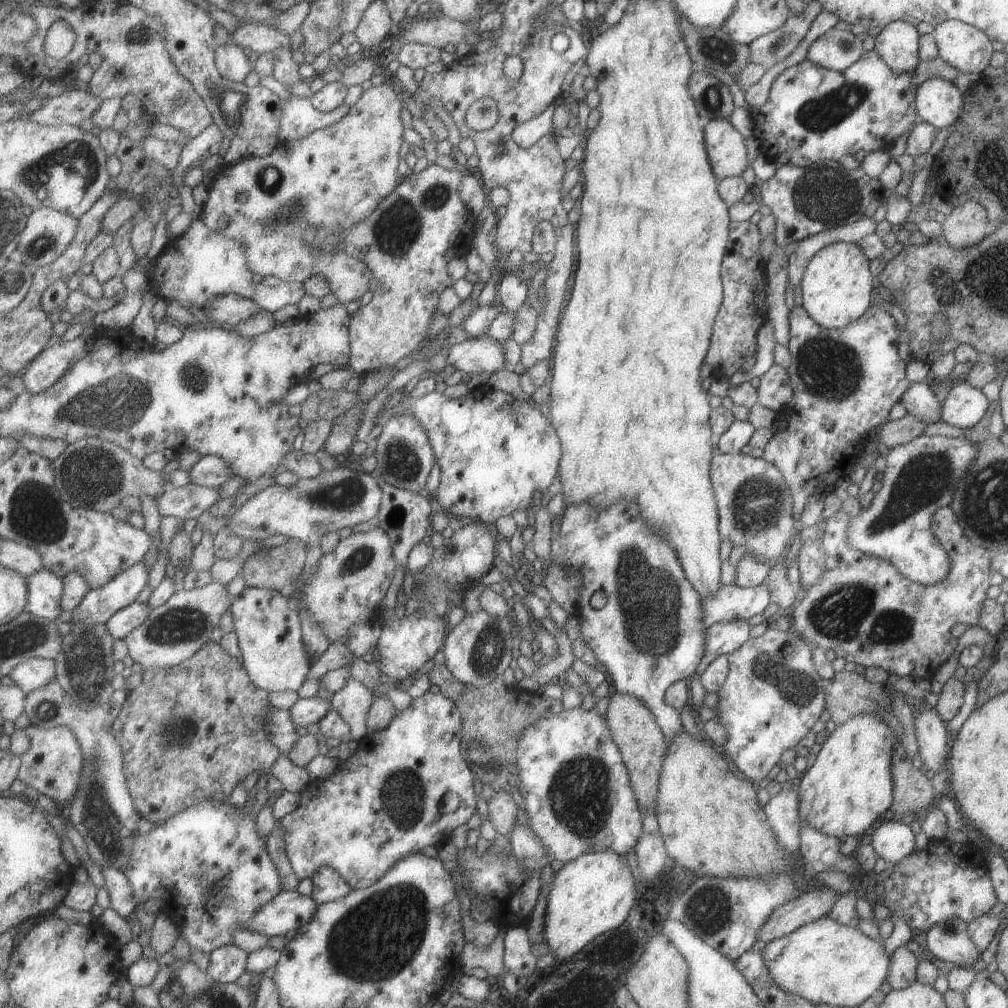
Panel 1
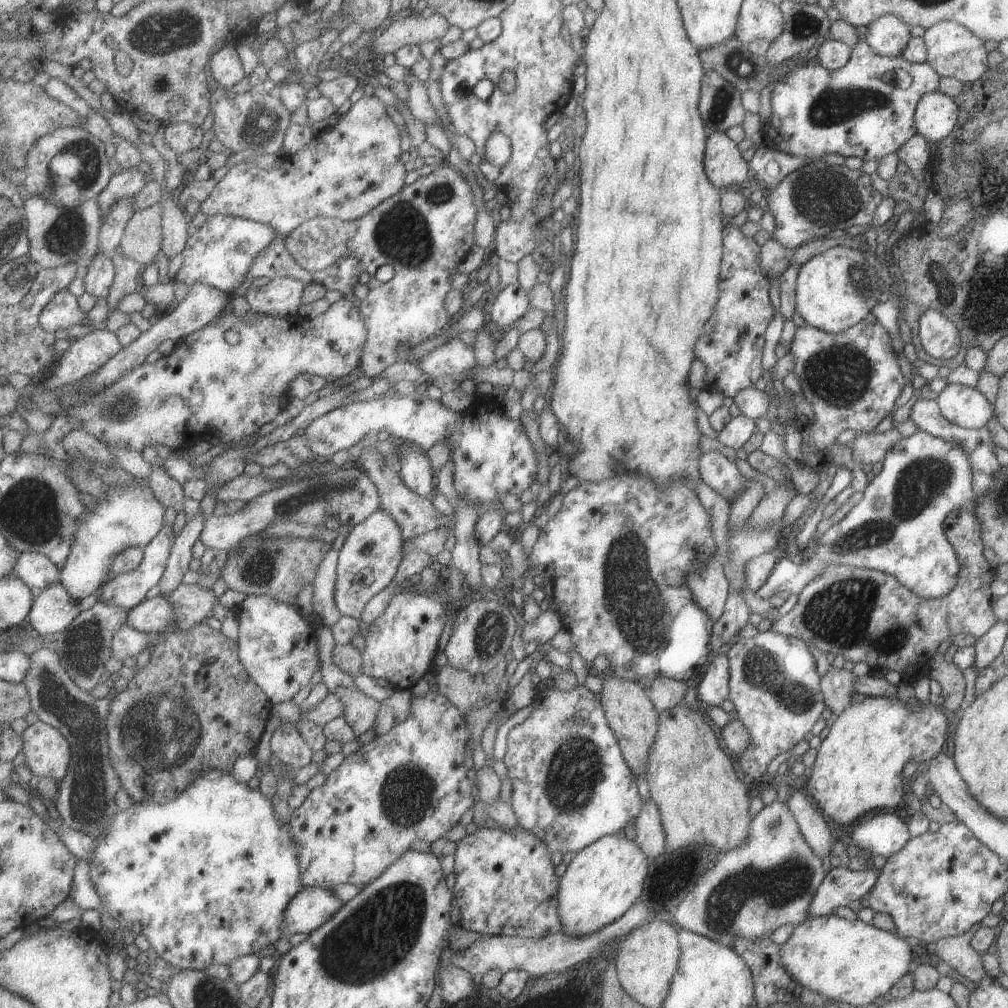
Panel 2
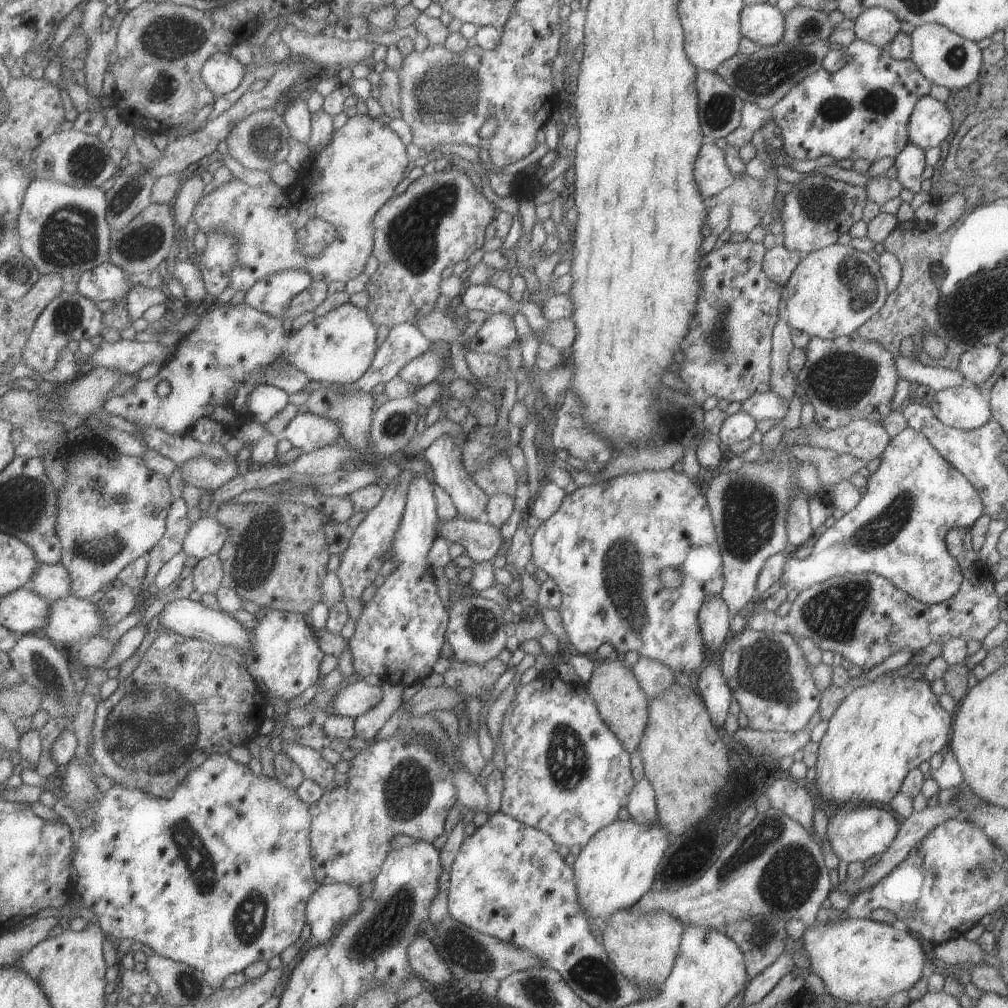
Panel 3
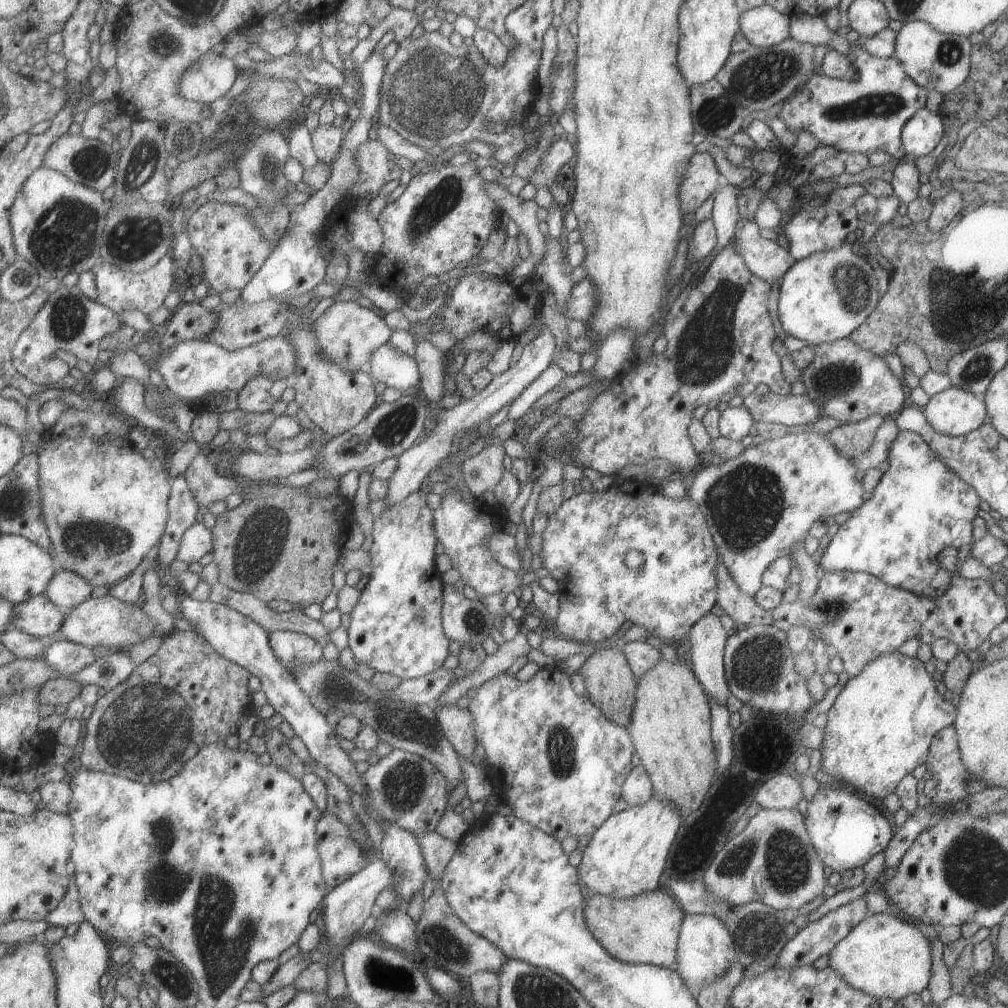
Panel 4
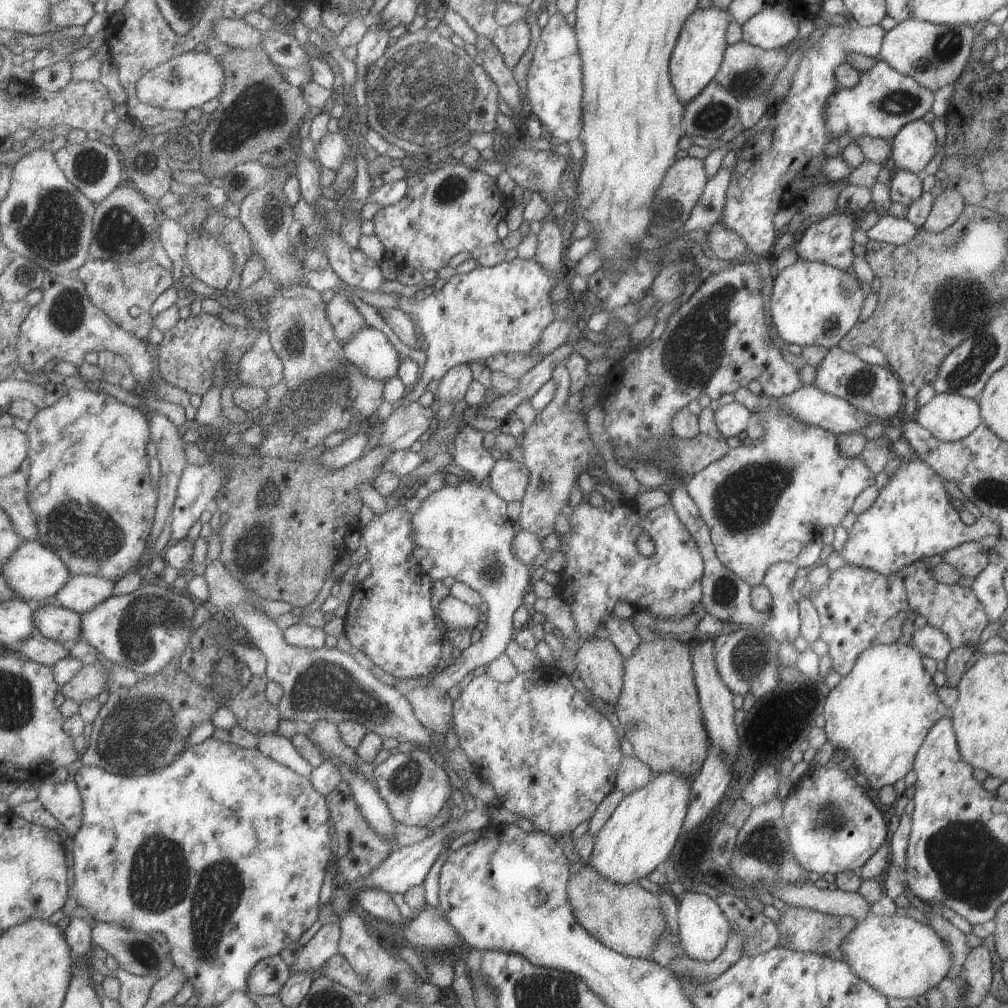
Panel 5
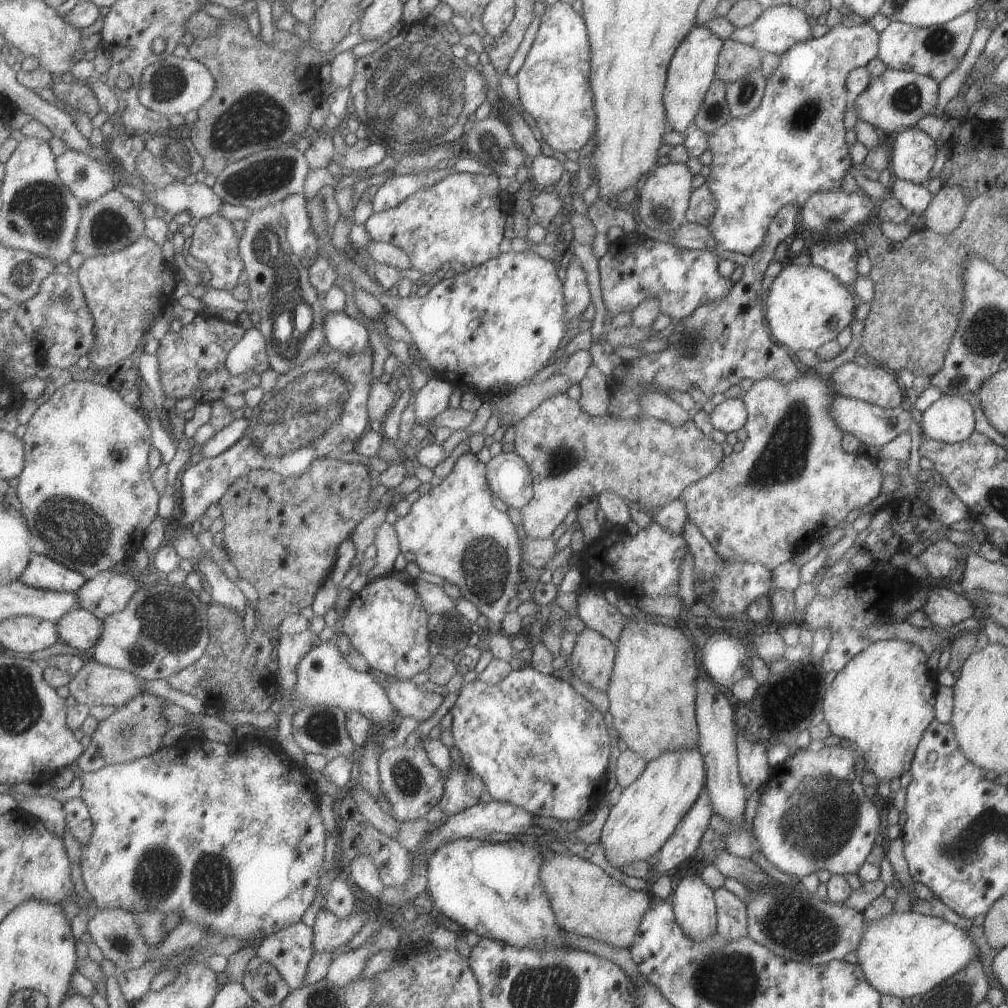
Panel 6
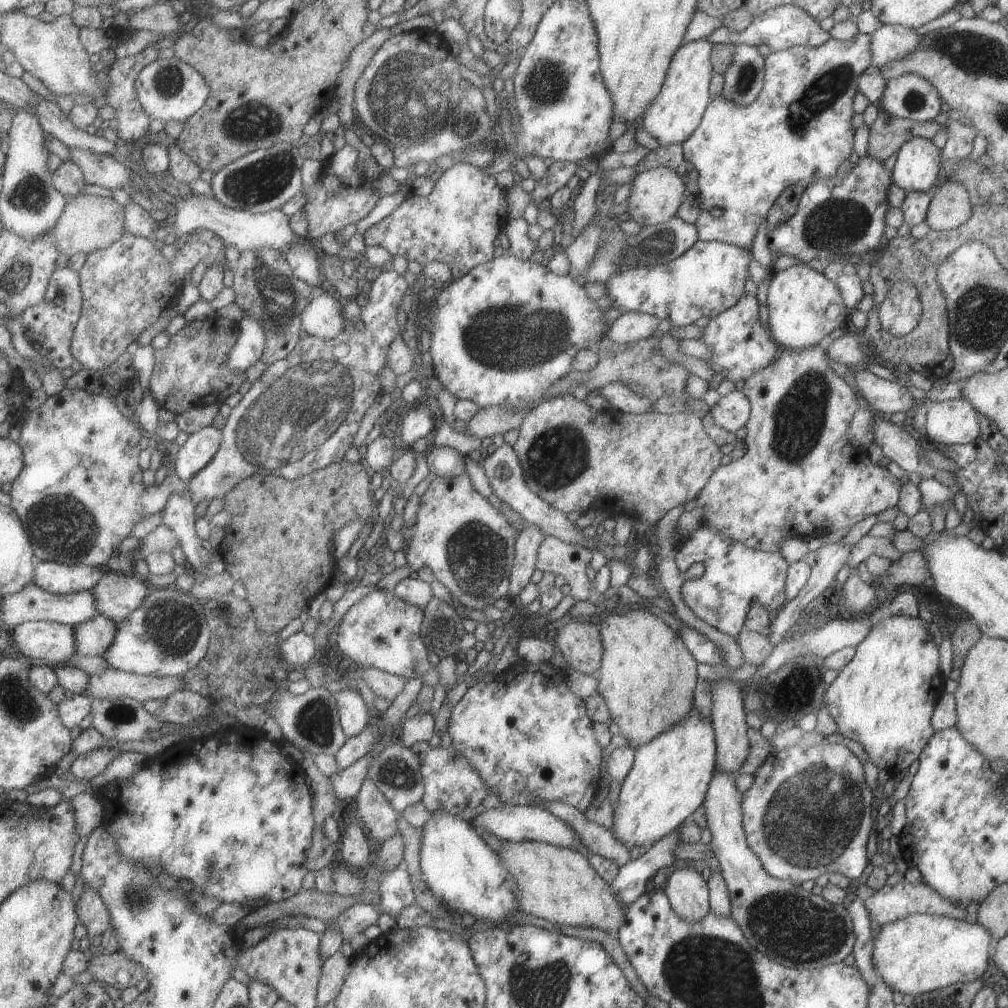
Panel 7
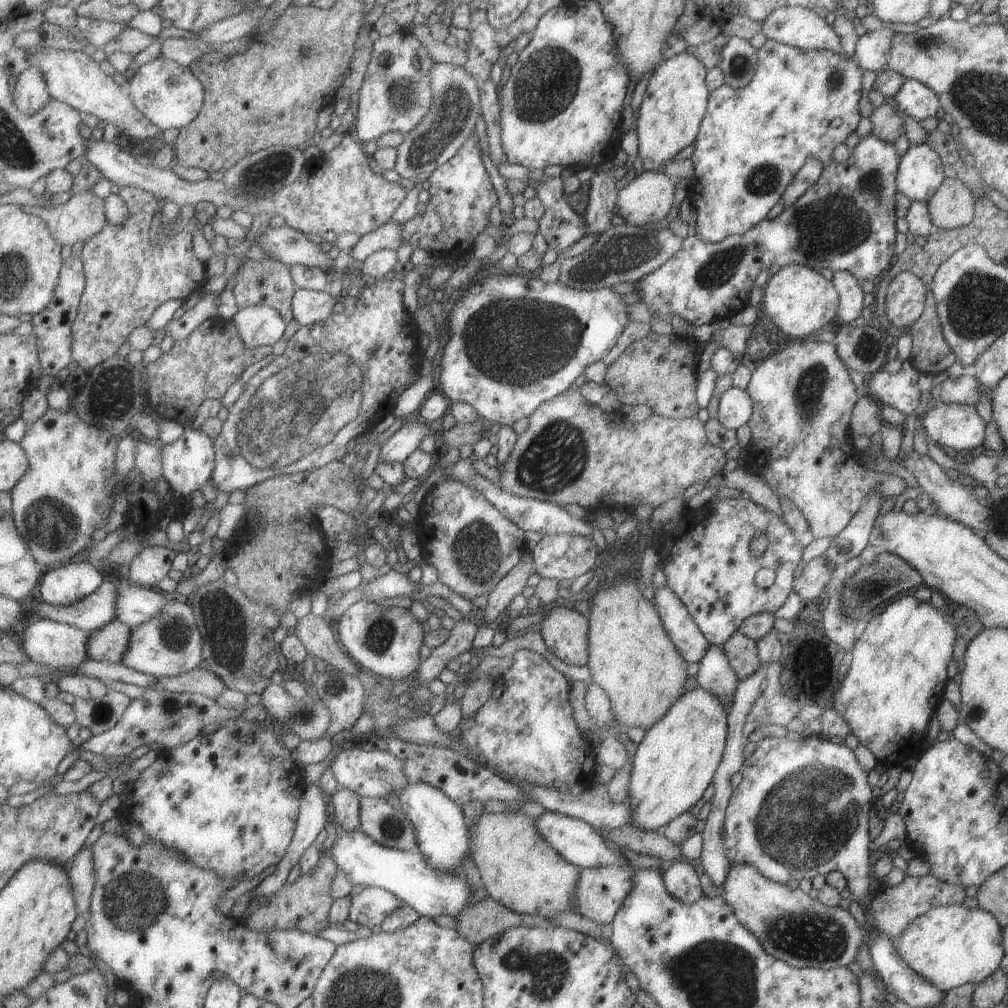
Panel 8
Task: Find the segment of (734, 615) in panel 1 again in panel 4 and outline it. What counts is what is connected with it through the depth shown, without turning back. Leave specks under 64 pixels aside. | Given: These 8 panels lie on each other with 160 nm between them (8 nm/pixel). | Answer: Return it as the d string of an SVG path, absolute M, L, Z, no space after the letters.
M900 431L889 448L887 460L887 471L872 489L871 498L849 514L849 518L839 526L832 538L824 540L816 556L816 565L825 572L862 571L875 576L884 584L913 592L915 596L937 598L941 592L945 592L945 588L949 588L949 580L953 576L939 566L937 556L943 548L959 549L971 542L971 522L977 517L977 510L983 507L982 501L965 482L961 482L939 462L915 432Z

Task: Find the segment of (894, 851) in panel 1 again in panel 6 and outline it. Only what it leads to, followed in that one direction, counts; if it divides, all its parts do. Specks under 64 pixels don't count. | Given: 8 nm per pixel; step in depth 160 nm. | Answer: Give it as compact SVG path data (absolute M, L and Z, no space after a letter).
M824 746L818 752L798 749L780 765L771 767L765 780L765 792L760 792L751 832L757 840L759 853L781 873L801 879L819 870L837 873L857 873L869 855L880 833L879 814L873 802L865 796L863 785L855 776L855 754L846 748Z

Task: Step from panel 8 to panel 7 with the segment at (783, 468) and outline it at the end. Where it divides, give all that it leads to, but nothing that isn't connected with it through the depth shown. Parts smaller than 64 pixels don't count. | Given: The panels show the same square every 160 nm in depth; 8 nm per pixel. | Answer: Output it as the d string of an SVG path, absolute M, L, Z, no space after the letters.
M824 343L813 344L808 348L796 350L791 348L782 348L777 354L775 361L767 364L765 368L753 372L749 378L744 381L742 394L746 400L749 400L750 416L744 425L746 436L744 444L747 446L747 452L738 460L731 460L725 466L719 466L711 477L707 480L705 487L696 495L693 504L699 508L703 508L703 518L701 525L704 525L713 532L721 532L721 534L729 534L731 540L741 542L746 548L762 551L762 552L778 552L779 544L785 538L809 539L823 537L841 528L851 528L855 523L863 520L869 515L877 515L887 508L896 507L900 498L900 482L891 475L886 467L879 464L871 464L869 458L864 452L858 451L849 444L849 424L858 410L859 404L855 398L853 390L845 383L843 378L837 376L833 372L832 362L825 354Z

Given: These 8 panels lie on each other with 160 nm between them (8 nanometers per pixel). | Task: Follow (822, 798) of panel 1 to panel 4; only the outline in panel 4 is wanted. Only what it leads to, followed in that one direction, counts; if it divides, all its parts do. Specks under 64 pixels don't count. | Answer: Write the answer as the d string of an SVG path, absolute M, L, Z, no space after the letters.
M898 651L869 660L861 672L849 677L842 687L827 712L820 749L821 770L833 778L839 778L844 785L851 784L853 788L858 788L863 794L883 799L894 792L903 776L908 776L915 767L925 763L931 738L941 728L953 725L957 710L951 706L939 685L933 682L932 676L927 674L923 662Z

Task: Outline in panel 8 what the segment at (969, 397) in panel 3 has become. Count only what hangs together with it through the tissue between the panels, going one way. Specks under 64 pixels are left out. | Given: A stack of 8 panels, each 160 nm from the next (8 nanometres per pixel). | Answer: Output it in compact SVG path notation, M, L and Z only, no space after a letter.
M938 404L931 410L926 410L919 423L931 442L938 446L950 447L962 456L983 444L986 424L972 405Z

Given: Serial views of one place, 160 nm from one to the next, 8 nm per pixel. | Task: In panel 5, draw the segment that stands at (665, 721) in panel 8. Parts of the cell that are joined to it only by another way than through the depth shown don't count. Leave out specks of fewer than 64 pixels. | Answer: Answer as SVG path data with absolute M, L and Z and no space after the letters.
M659 773L644 787L624 795L613 813L594 835L594 845L588 856L587 866L603 879L615 885L637 883L652 870L660 868L664 861L673 858L673 844L679 836L688 807L690 785L679 773Z

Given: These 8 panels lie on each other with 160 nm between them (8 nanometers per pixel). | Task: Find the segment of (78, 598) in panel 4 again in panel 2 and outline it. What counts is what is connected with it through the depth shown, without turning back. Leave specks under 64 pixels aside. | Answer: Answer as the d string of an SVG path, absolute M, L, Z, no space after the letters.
M38 552L21 553L15 573L36 591L60 581L60 568L44 554Z

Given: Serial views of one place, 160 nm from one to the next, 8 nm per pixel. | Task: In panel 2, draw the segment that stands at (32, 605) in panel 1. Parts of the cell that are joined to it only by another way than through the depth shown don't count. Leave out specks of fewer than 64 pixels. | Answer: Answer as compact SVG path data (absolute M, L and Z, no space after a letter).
M61 581L36 591L36 594L28 618L34 630L41 635L55 637L82 613L79 602L69 594L68 588Z

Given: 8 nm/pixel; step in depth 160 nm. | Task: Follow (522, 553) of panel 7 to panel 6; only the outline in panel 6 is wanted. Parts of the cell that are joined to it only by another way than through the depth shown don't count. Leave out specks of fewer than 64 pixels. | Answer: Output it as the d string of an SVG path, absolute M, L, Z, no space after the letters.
M555 394L545 398L535 410L531 410L525 420L516 428L516 454L519 454L531 472L533 498L521 510L524 532L527 538L549 539L551 532L561 524L565 514L575 509L575 502L595 496L601 492L613 492L643 510L656 511L689 488L689 484L701 480L713 472L723 458L721 444L709 440L697 429L693 420L685 420L681 426L673 426L657 418L639 416L637 419L613 418L613 416L590 416L580 408L578 402L570 400L567 394Z

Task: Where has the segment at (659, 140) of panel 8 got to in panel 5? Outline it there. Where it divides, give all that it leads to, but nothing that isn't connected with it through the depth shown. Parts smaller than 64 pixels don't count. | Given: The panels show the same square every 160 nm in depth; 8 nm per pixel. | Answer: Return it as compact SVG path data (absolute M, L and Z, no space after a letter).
M717 7L699 8L687 16L668 60L669 82L673 86L679 104L685 106L714 79L727 45L725 33L730 22L726 9Z

